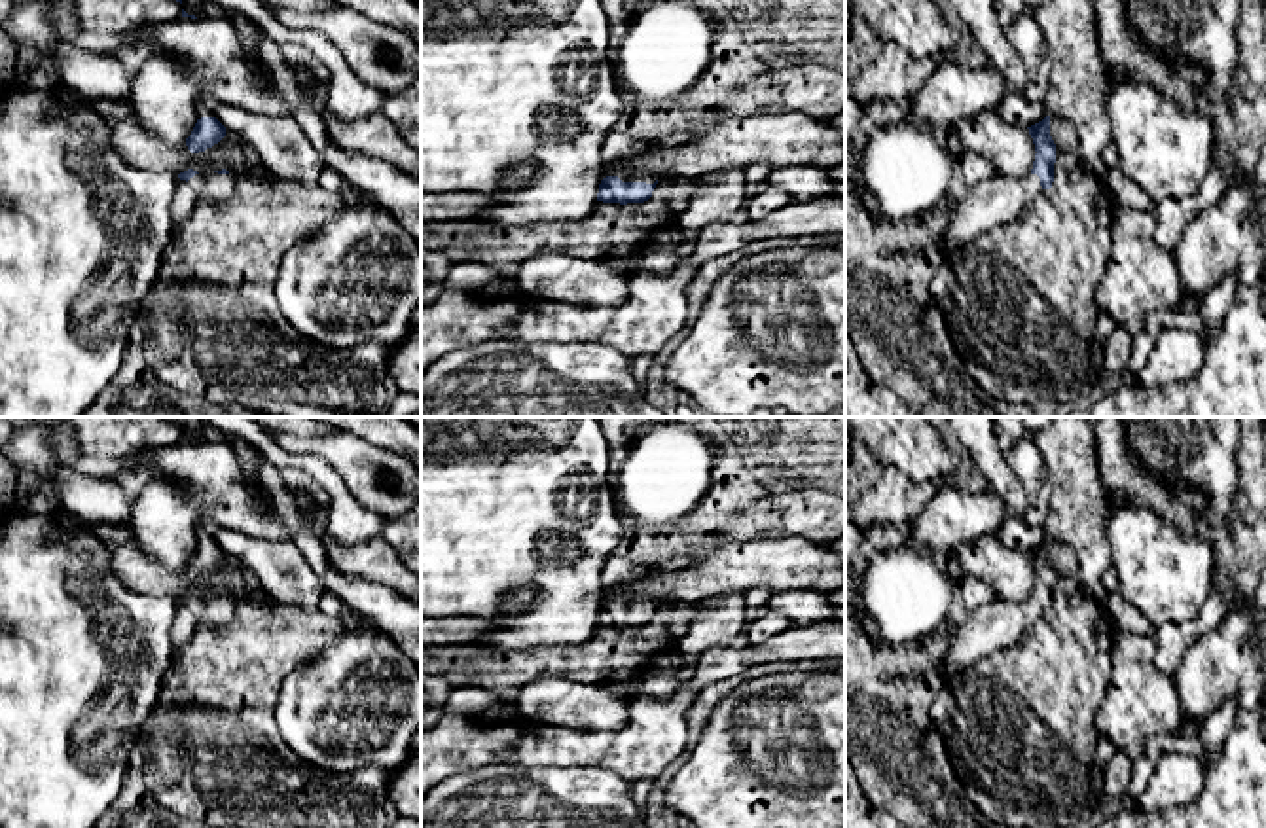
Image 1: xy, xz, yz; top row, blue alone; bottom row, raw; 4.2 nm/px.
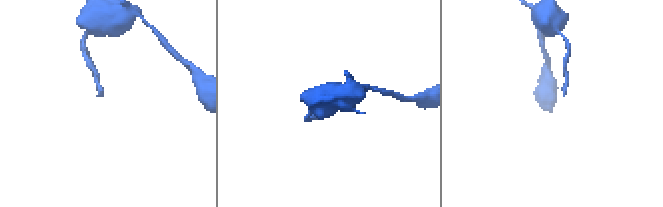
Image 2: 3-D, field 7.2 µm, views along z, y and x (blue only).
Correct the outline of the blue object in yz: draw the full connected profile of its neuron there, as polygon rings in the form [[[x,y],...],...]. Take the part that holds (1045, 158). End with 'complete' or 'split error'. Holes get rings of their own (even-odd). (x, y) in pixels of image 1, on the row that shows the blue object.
[[[1050,116],[1027,129],[1037,152],[1031,172],[1025,178],[995,172],[967,189],[951,218],[950,231],[942,239],[934,239],[929,252],[944,258],[959,246],[968,246],[978,237],[1014,222],[1042,189],[1052,188],[1056,144],[1050,136]]]; split error

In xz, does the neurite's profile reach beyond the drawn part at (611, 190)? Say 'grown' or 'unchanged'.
grown

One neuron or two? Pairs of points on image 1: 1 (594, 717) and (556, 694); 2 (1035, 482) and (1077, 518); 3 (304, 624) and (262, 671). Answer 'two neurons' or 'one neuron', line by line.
1: one neuron
2: two neurons
3: one neuron

